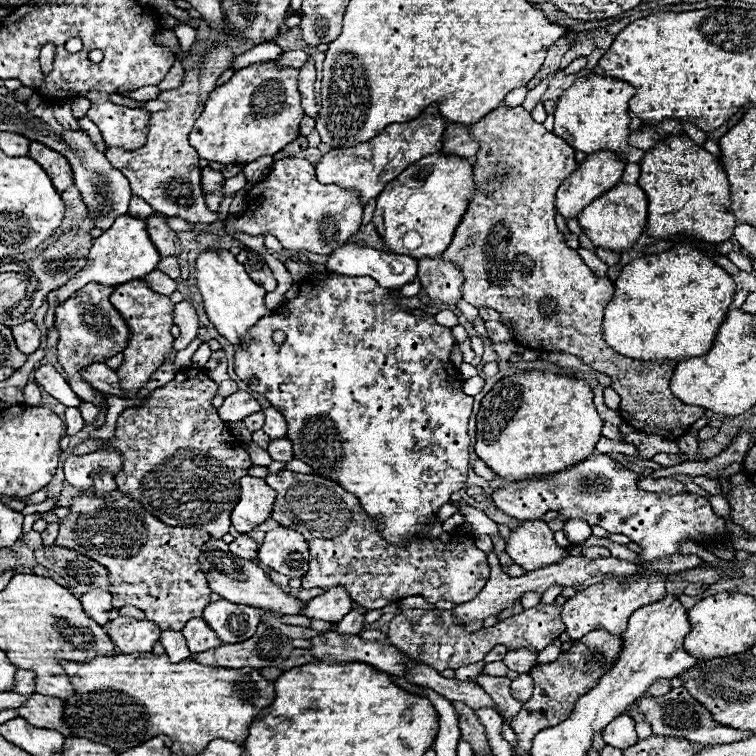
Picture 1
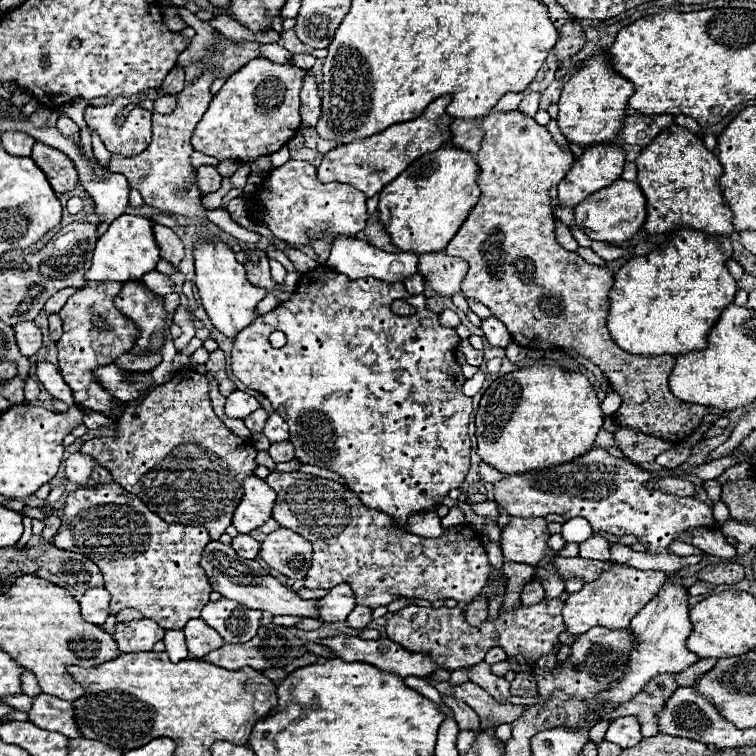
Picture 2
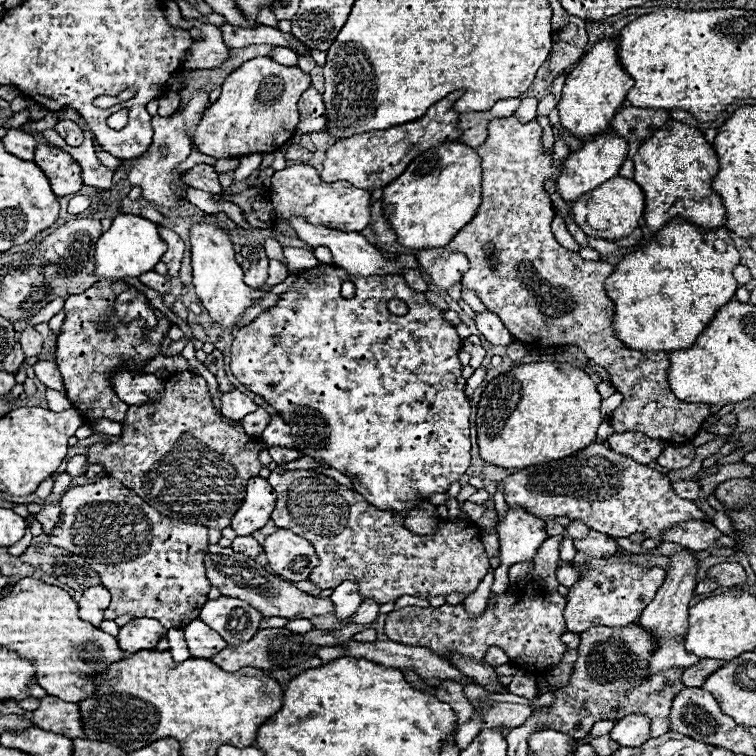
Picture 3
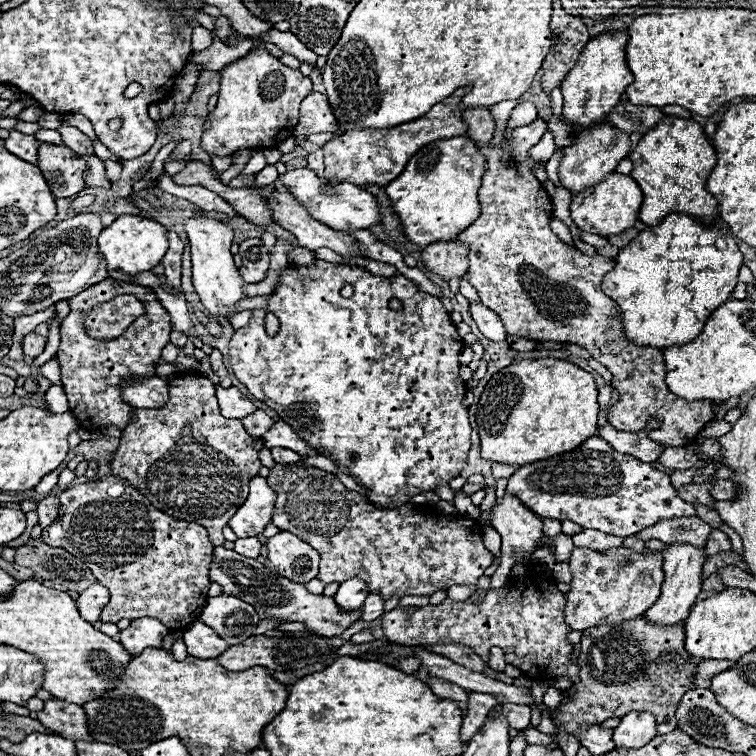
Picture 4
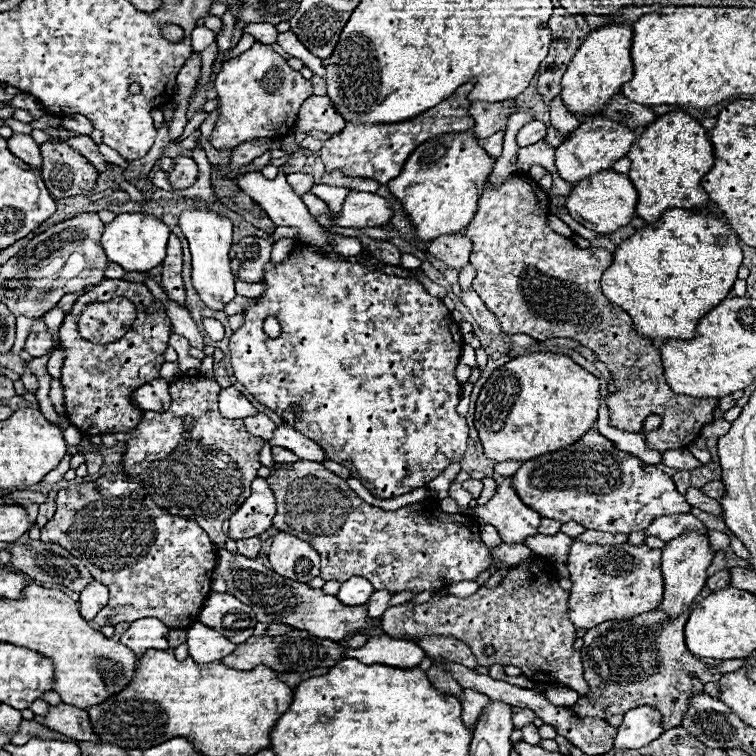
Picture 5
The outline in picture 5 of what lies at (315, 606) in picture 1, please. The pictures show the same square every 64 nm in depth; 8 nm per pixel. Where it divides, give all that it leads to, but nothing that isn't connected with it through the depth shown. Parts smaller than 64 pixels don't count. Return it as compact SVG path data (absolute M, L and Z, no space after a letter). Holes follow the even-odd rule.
M352 576L350 580L346 580L342 584L342 588L338 592L338 600L348 606L360 606L370 600L372 592L374 592L374 586L366 578Z

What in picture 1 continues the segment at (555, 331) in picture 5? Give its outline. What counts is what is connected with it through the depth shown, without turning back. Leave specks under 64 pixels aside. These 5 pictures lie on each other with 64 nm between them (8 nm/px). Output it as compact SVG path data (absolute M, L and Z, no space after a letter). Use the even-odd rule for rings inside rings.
M500 106L472 126L472 134L480 144L474 164L476 194L442 258L462 266L464 286L462 296L476 308L492 308L504 320L514 324L514 340L524 348L546 350L546 352L568 352L578 356L582 362L598 372L612 378L612 388L620 394L620 416L622 420L644 432L656 434L666 440L682 438L690 426L704 416L704 408L688 406L680 402L668 388L670 376L676 368L674 360L632 360L608 348L602 334L602 316L606 304L612 300L614 284L608 276L596 276L578 256L576 250L566 248L562 232L556 230L554 222L554 192L570 172L576 170L574 148L570 148L562 138L548 132L542 124L534 122L530 112L522 106L506 108Z

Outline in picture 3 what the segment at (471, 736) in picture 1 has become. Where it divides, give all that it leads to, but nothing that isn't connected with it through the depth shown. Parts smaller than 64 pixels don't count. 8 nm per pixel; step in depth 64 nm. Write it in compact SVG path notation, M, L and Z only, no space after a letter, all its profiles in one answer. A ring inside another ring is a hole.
M442 680L436 686L436 698L442 702L452 704L454 712L458 714L458 724L464 724L470 720L470 716L474 714L472 704L468 704L468 698L464 696L464 686L456 684L452 680Z

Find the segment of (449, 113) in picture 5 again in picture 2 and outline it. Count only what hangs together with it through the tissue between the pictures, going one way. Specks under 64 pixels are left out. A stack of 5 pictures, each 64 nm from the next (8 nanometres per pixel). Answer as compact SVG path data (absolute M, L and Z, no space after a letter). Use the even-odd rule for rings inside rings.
M442 96L434 100L426 112L410 122L404 124L394 124L374 136L362 138L362 140L352 140L348 144L338 144L330 152L324 154L322 164L318 168L318 180L320 182L344 182L350 184L358 190L362 190L368 198L378 194L388 182L392 182L396 176L408 168L410 162L414 162L418 156L440 150L444 144L448 144L452 138L450 124L454 118L446 112L448 104L452 102L454 96Z

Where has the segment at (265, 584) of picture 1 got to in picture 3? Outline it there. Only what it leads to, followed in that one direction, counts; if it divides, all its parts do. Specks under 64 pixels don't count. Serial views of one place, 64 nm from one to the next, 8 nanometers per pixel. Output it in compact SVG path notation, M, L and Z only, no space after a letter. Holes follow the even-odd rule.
M210 544L208 550L208 560L204 562L206 570L208 570L208 580L212 586L216 586L224 596L232 596L232 598L240 598L244 602L248 602L252 608L256 608L264 618L272 618L272 616L280 616L280 618L288 618L288 620L296 620L296 618L306 618L314 624L314 628L318 630L340 630L346 624L350 624L350 618L336 618L334 614L334 604L330 598L320 598L320 596L310 596L302 590L298 590L292 582L288 582L282 576L274 576L270 574L266 568L262 568L256 560L248 558L248 556L240 556L236 552L232 552L232 548L224 548L220 544Z

